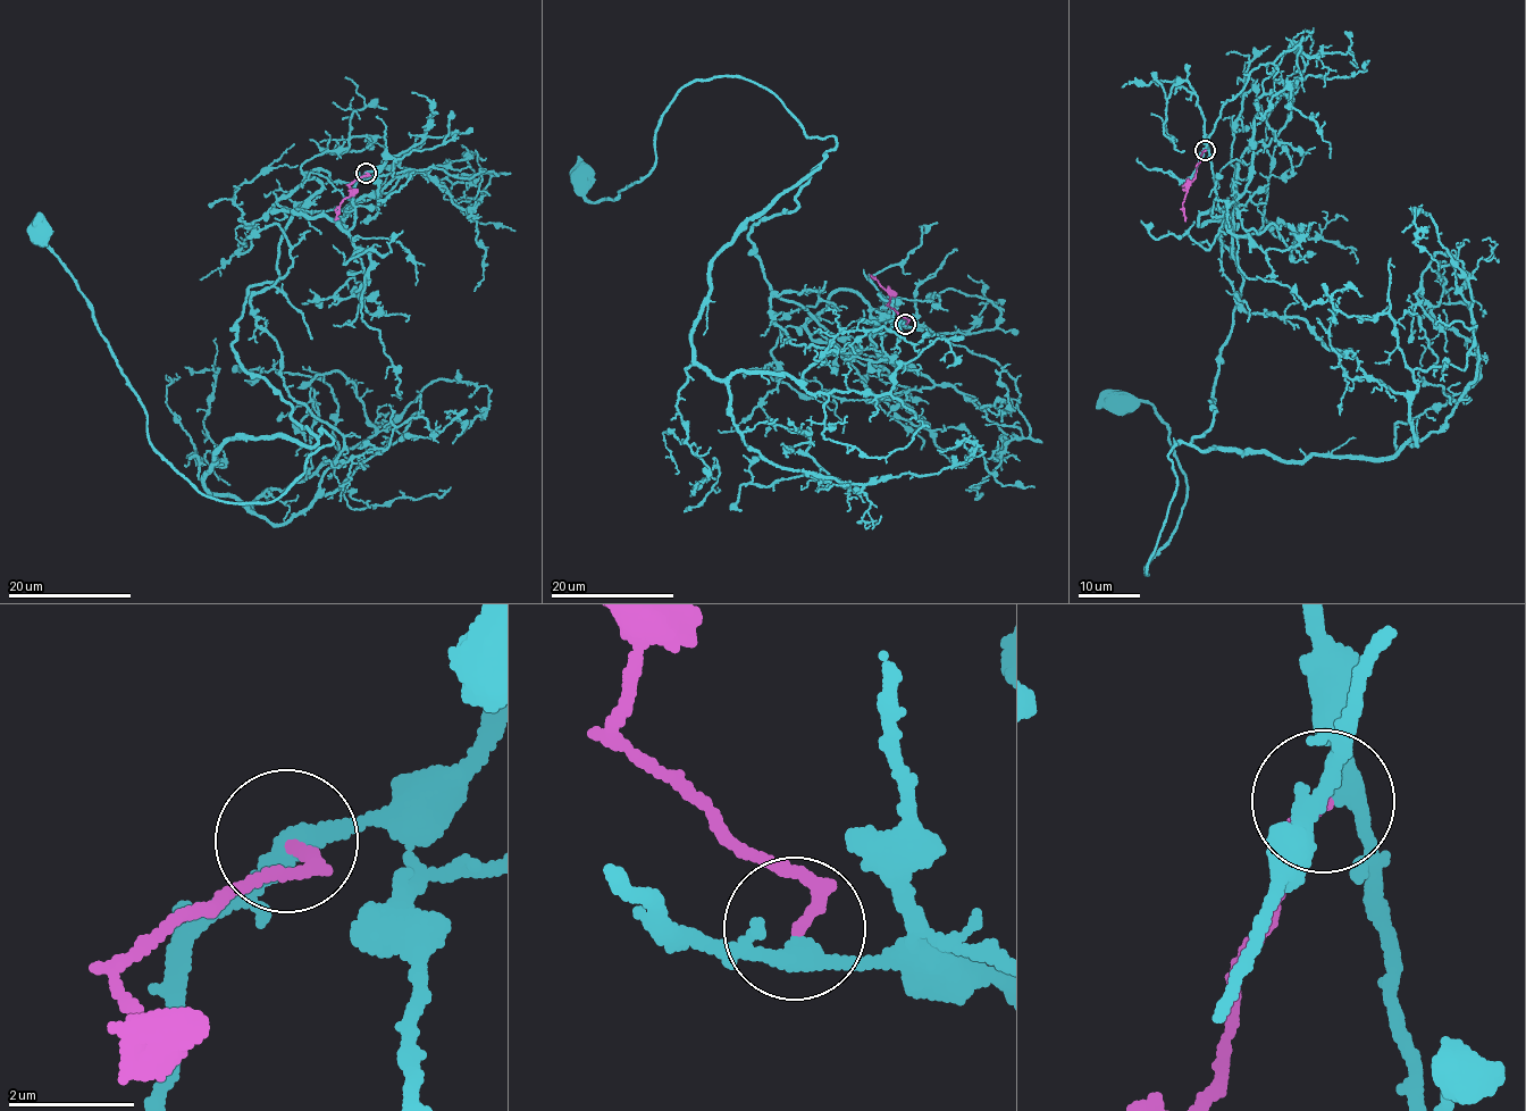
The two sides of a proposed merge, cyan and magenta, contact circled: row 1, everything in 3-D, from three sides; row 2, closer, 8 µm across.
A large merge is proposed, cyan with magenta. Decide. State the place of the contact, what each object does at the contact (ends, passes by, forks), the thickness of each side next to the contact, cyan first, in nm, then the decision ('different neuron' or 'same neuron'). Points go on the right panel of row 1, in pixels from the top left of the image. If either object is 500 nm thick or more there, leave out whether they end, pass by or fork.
(1205, 150) | cyan passes by | magenta ends | 320/170 nm | same neuron

